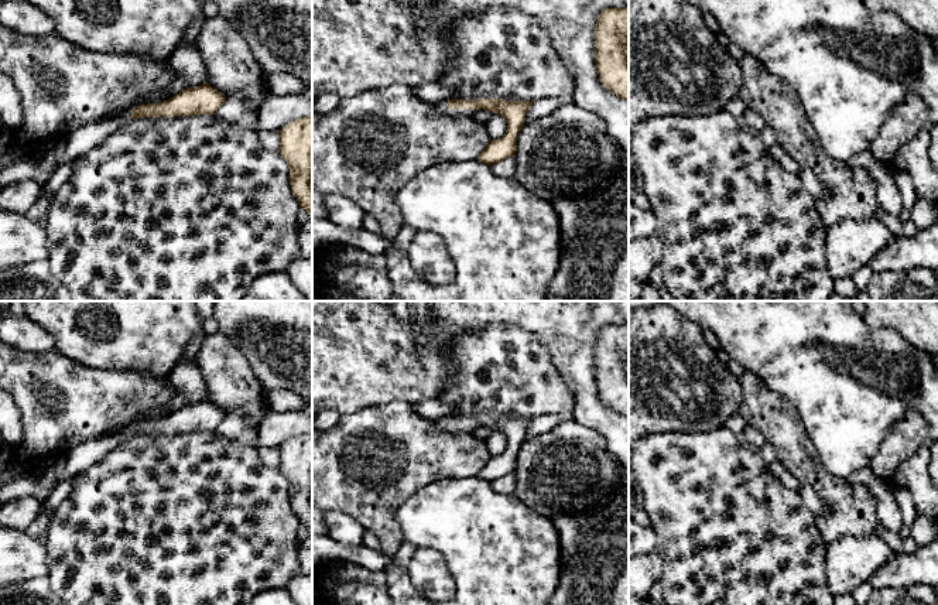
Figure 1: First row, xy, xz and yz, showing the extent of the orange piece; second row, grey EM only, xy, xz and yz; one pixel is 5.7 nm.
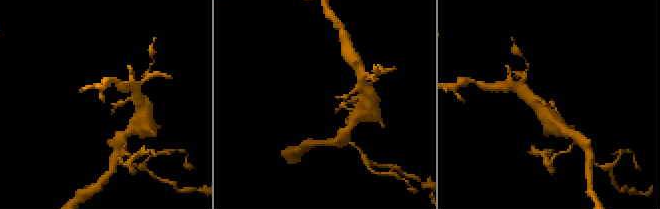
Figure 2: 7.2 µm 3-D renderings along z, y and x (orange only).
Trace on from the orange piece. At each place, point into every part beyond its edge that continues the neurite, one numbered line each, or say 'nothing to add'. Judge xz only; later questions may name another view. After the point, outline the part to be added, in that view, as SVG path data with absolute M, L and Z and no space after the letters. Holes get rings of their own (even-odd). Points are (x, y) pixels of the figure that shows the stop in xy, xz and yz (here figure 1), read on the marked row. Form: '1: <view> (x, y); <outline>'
1: xz (442, 106); M448 100L439 102L437 107L446 116L473 116L476 113L475 109L449 109Z

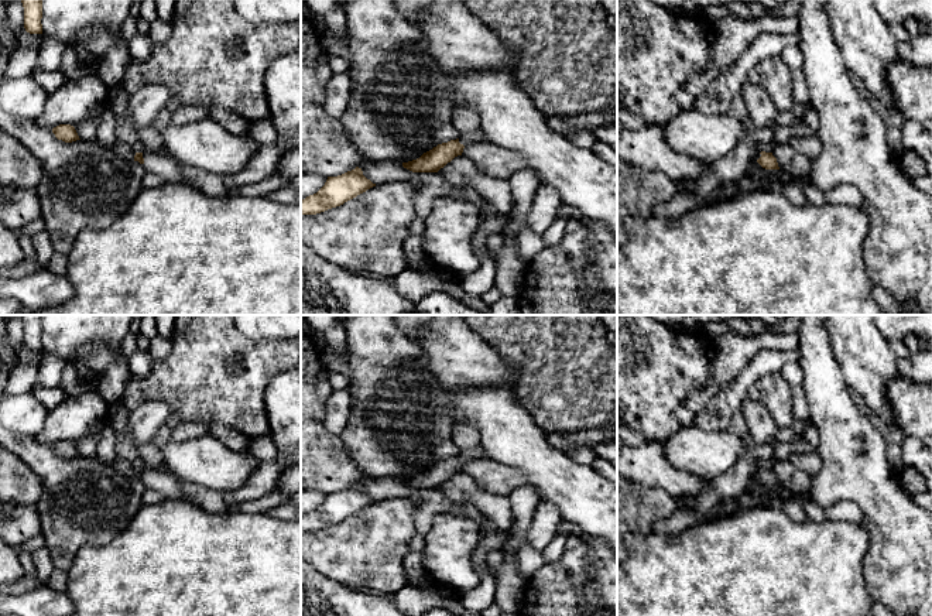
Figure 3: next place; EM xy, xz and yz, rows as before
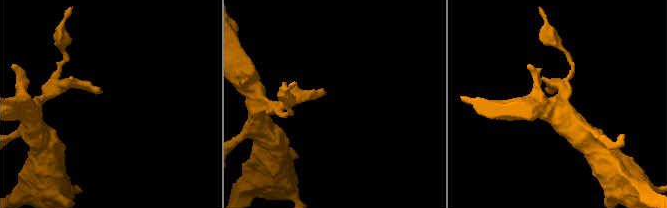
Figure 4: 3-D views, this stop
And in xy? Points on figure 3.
1: xy (164, 166); M144 151L143 158L143 167L147 172L157 174L169 184L185 184L181 172L181 165L169 155Z

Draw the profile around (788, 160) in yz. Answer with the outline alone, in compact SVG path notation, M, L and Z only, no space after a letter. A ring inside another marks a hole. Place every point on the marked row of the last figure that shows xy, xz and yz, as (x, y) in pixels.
M771 143L772 155L777 158L781 171L796 177L809 177L812 161L795 151L789 144Z

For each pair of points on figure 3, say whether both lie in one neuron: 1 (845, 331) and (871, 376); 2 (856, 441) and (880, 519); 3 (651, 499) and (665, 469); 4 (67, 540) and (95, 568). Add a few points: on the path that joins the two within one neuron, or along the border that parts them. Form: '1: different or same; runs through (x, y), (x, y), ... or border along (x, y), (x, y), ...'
1: same; runs through (856, 342), (867, 365)
2: same; runs through (856, 461), (856, 468), (874, 486), (880, 499)
3: different; border along (631, 479), (662, 489), (675, 500)
4: different; border along (110, 541), (84, 546), (67, 570)

